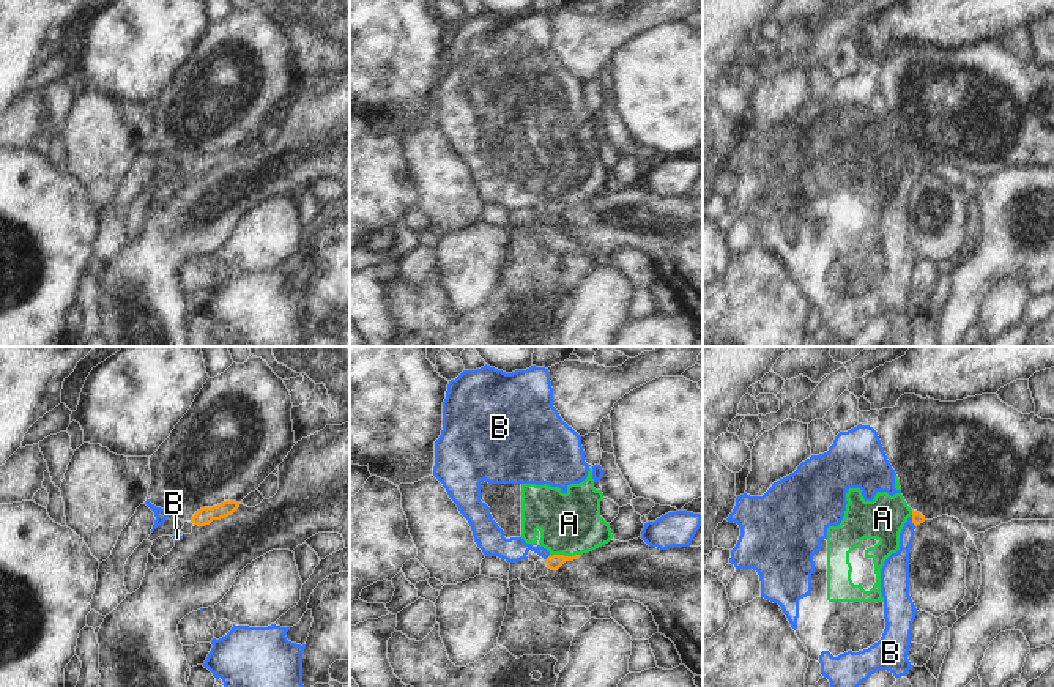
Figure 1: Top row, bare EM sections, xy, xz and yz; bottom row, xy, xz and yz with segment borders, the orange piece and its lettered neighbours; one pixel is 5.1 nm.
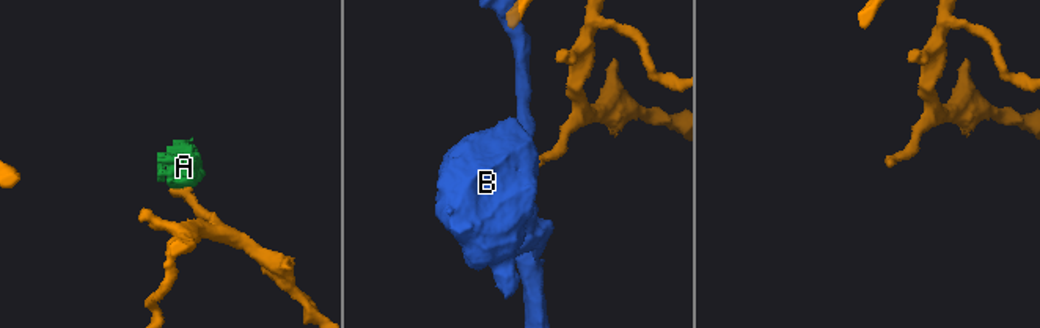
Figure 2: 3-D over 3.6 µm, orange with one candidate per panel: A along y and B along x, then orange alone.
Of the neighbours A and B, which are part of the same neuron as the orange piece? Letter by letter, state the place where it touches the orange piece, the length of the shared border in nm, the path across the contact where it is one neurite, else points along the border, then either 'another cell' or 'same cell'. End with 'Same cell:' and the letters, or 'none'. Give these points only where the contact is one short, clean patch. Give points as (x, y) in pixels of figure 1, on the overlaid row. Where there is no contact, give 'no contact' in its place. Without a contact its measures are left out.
A: xz (566, 557) | 160 nm | along xz (550, 553), (580, 555) | another cell
B: xz (547, 558) | 40 nm | along xz (550, 555), (545, 560) | another cell
Same cell: none

